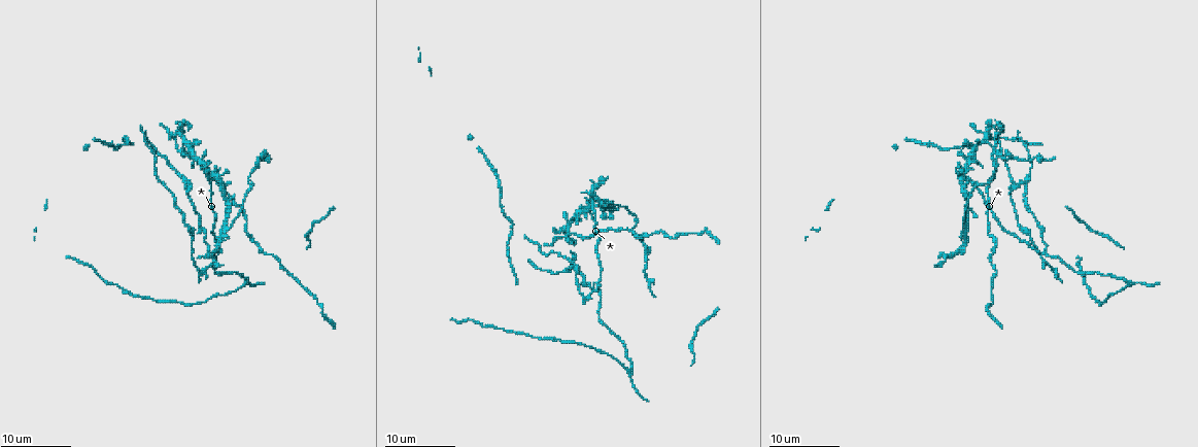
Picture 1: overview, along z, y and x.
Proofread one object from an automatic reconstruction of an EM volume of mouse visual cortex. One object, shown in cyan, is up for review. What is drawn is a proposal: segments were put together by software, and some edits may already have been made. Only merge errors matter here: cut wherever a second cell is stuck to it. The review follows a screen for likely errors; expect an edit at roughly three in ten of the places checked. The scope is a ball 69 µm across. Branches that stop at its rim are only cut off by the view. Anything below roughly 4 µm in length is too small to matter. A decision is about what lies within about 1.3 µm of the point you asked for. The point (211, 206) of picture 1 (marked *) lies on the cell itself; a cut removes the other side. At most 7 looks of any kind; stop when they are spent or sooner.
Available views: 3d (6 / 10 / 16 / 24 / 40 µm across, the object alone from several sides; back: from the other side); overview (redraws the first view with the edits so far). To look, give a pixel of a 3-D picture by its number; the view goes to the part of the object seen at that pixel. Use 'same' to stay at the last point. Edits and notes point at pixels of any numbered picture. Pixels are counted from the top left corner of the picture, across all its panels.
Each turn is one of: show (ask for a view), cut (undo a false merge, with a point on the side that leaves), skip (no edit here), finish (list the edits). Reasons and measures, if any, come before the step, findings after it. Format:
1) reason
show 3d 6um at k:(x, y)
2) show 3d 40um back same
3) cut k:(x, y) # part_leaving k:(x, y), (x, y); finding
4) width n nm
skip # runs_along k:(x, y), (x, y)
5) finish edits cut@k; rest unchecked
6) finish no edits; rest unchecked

looks like a crossing
show 3d 6um at 1:(594, 204)

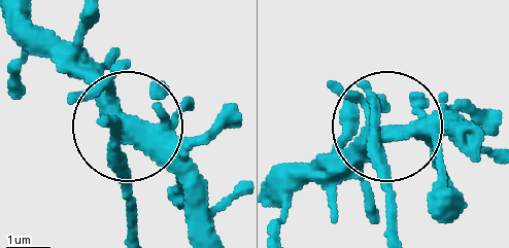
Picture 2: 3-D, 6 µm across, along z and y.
show 3d 6um back at 2:(130, 124)

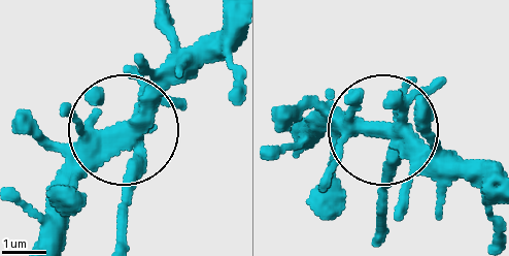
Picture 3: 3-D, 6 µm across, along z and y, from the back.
skip # all the same cell

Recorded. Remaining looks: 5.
show 3d 10um at 1:(227, 228)

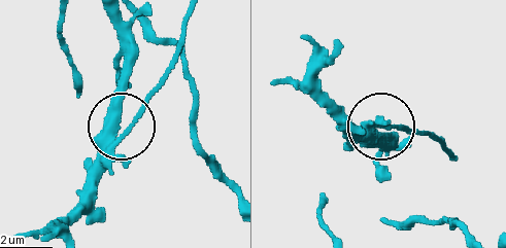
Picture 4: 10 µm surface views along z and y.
width 320 nm
cut 4:(137, 114) # part_leaving 4:(111, 144), (164, 73), (191, 13); two cells meet here

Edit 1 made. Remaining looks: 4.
show overview

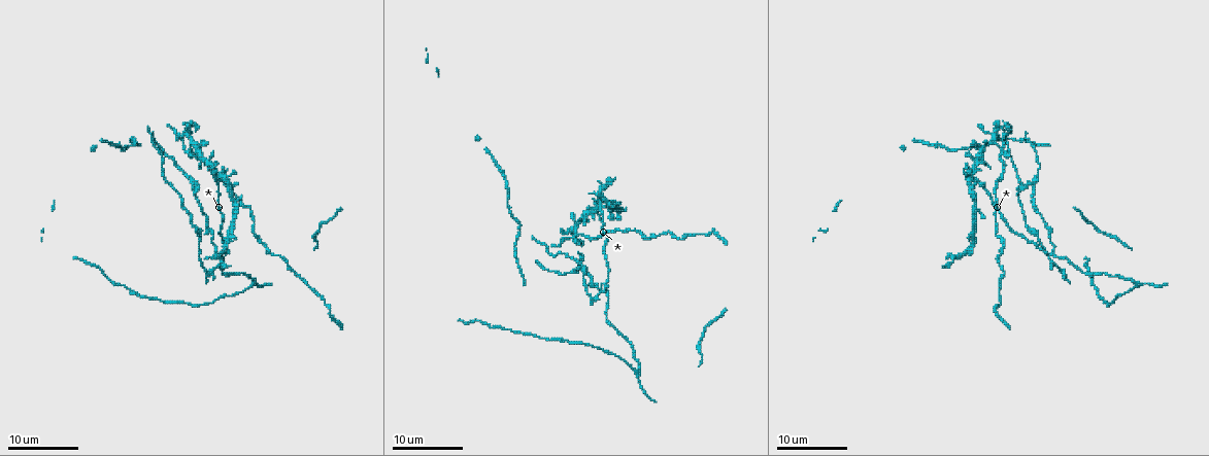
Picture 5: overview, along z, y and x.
four-way junction
show 3d 10um at 5:(573, 238)

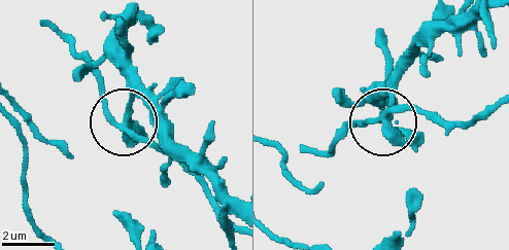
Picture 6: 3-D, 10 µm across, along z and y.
arms 4
cut 6:(100, 97) # a second cell is stuck on

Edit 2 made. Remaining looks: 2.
branch point
show 3d 16um at 5:(635, 371)

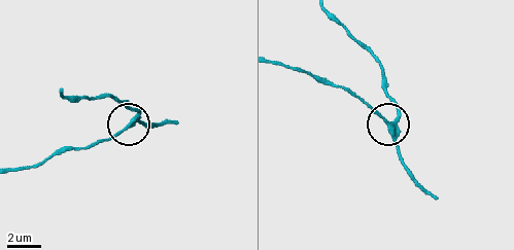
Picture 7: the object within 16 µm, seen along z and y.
from behind
show 3d 16um back at 7:(130, 123)

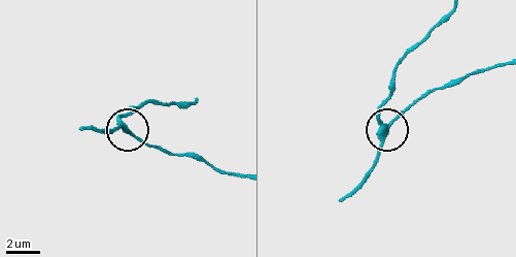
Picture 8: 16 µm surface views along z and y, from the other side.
arms 3
skip # runs_along 8:(447, 17), (396, 70), (381, 111), (385, 137), (374, 164); all the same cell

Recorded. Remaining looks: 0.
finish edits cut@4, cut@6; rest unchecked

